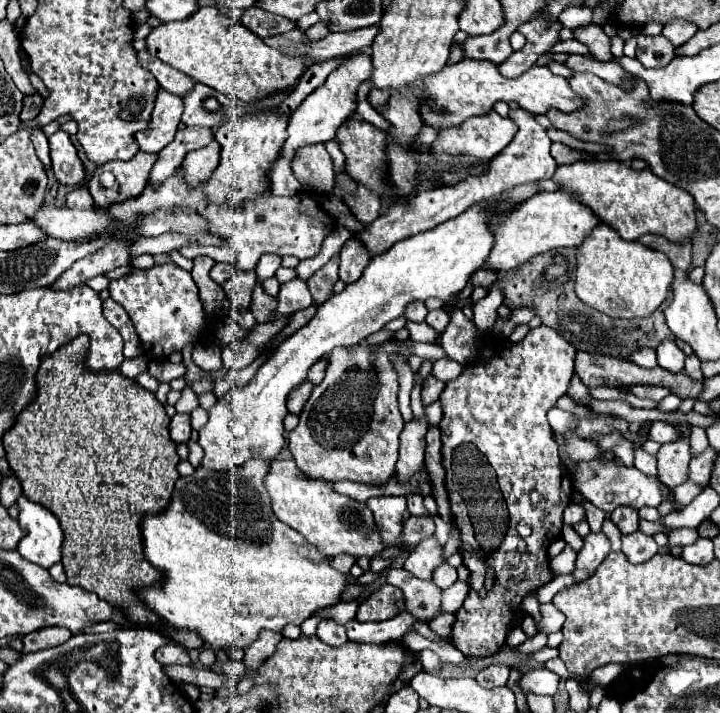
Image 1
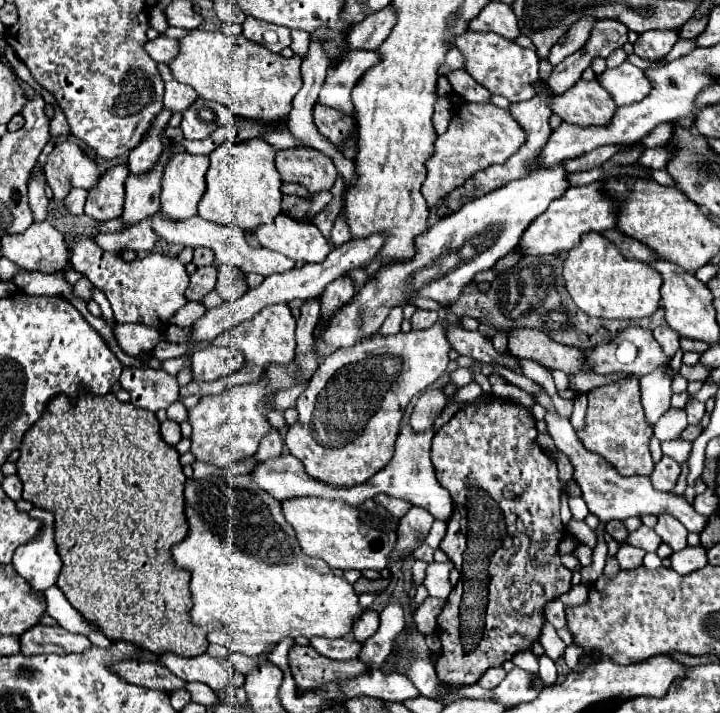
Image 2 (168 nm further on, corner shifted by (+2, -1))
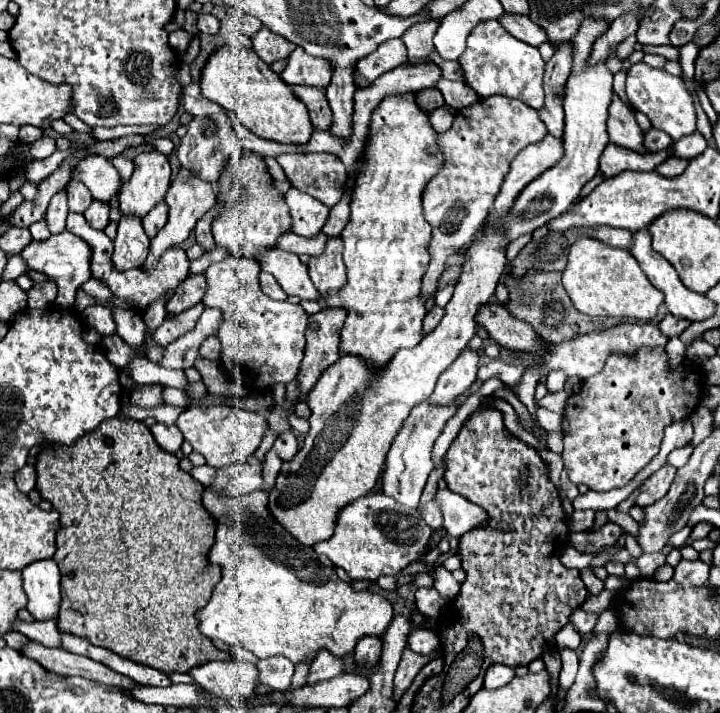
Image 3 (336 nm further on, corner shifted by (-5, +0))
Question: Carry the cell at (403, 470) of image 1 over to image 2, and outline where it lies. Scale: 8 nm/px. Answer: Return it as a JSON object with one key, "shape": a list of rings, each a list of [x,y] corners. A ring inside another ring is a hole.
{"shape":[[[433,388],[433,390],[425,390],[419,398],[417,398],[417,404],[411,412],[411,426],[413,430],[421,432],[421,430],[427,430],[435,418],[443,412],[447,404],[447,396],[443,394],[441,388]]]}

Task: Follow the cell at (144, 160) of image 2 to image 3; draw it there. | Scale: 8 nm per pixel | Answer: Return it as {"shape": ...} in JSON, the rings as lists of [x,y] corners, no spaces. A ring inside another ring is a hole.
{"shape":[[[160,151],[140,153],[134,159],[134,173],[120,191],[122,215],[144,217],[154,205],[162,203],[170,185],[168,157]]]}

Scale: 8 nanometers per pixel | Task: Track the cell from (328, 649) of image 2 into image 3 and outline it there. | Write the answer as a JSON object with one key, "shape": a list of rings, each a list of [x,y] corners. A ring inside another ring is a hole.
{"shape":[[[320,649],[310,665],[310,673],[306,681],[326,681],[330,677],[342,675],[346,669],[346,659],[330,653],[328,649]]]}

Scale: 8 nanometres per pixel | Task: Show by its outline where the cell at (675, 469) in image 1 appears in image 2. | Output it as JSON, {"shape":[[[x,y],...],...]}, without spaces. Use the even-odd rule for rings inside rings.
{"shape":[[[663,456],[663,458],[657,462],[657,466],[655,466],[655,470],[651,472],[649,478],[651,478],[651,484],[655,486],[655,490],[669,492],[669,490],[675,488],[679,474],[681,474],[681,466],[679,466],[673,458]]]}

